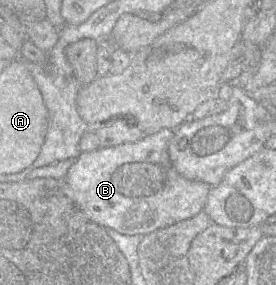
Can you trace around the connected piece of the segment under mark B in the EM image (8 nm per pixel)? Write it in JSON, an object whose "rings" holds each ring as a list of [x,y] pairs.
{"rings":[[[162,128],[144,135],[137,142],[81,152],[64,179],[79,209],[101,227],[111,228],[123,235],[146,235],[202,212],[212,187],[204,182],[189,180],[174,168],[168,154],[174,133],[175,130]]]}

